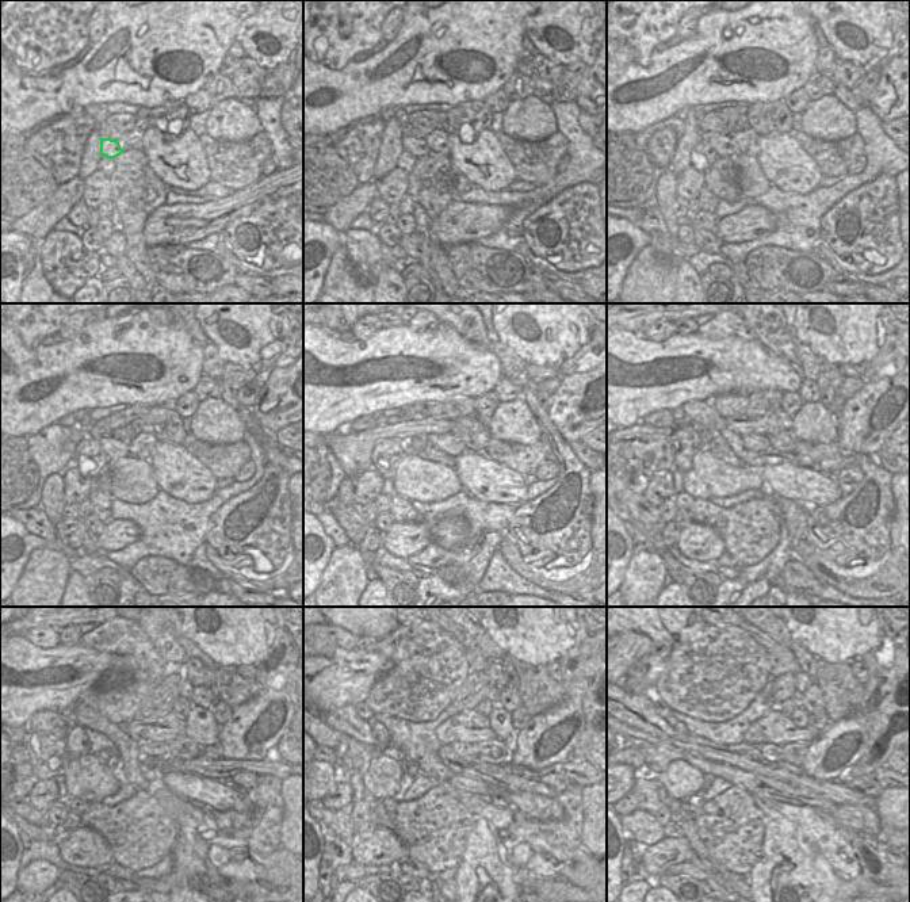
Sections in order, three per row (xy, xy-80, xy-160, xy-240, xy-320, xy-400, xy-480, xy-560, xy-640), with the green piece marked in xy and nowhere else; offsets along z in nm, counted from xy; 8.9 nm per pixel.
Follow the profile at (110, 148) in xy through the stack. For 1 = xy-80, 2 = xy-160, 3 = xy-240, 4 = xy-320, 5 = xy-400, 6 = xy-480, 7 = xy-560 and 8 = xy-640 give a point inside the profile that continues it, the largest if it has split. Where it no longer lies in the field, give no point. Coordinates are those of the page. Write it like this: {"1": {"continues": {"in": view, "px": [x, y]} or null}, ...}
{"1": {"continues": {"in": "xy-80", "px": [417, 146]}}, "2": {"continues": {"in": "xy-160", "px": [722, 144]}}, "3": {"continues": {"in": "xy-240", "px": [114, 448]}}, "4": {"continues": {"in": "xy-320", "px": [432, 453]}}, "5": {"continues": {"in": "xy-400", "px": [829, 467]}}, "6": {"continues": {"in": "xy-480", "px": [218, 769]}}, "7": {"continues": {"in": "xy-560", "px": [578, 772]}}, "8": {"continues": {"in": "xy-640", "px": [882, 775]}}}

